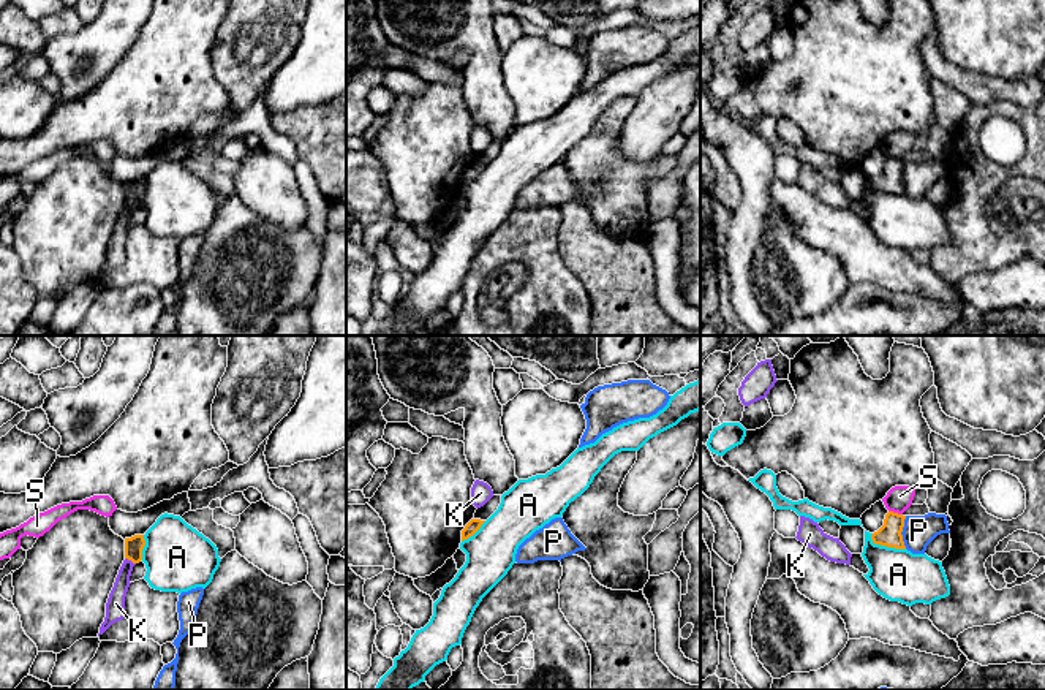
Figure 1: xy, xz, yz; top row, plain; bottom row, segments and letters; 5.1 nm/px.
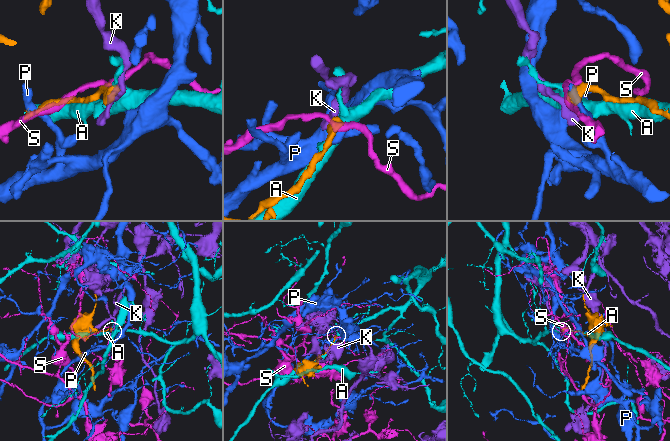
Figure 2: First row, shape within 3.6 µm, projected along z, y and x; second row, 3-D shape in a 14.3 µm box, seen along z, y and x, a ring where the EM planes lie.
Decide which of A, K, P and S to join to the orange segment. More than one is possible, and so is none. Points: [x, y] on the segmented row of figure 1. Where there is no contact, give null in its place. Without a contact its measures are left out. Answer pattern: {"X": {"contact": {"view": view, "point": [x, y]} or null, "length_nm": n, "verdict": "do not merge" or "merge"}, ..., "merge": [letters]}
{"A": {"contact": {"view": "yz", "point": [886, 545]}, "length_nm": 200, "verdict": "do not merge"}, "K": {"contact": {"view": "xy", "point": [130, 559]}, "length_nm": 70, "verdict": "do not merge"}, "P": {"contact": {"view": "yz", "point": [901, 530]}, "length_nm": 170, "verdict": "do not merge"}, "S": {"contact": {"view": "yz", "point": [895, 513]}, "length_nm": 80, "verdict": "do not merge"}, "merge": []}

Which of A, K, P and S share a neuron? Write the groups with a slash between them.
A / K / P / S

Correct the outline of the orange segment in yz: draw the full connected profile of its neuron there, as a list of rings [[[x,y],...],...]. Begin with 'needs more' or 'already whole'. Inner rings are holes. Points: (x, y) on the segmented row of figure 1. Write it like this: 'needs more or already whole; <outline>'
already whole; [[[888,511],[885,514],[884,525],[871,535],[873,543],[895,549],[906,549],[901,535],[904,519],[906,516]]]

